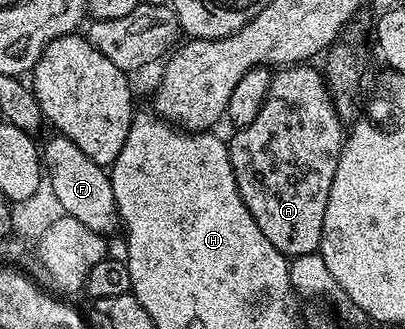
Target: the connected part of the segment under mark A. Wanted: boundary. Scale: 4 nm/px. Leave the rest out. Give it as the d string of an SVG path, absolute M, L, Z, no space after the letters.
M307 62L280 67L272 75L261 114L257 114L249 126L238 129L236 136L229 140L237 190L249 214L253 214L253 222L261 226L261 234L288 258L320 251L326 204L345 137L344 121L335 108L324 73L311 67L315 66Z

